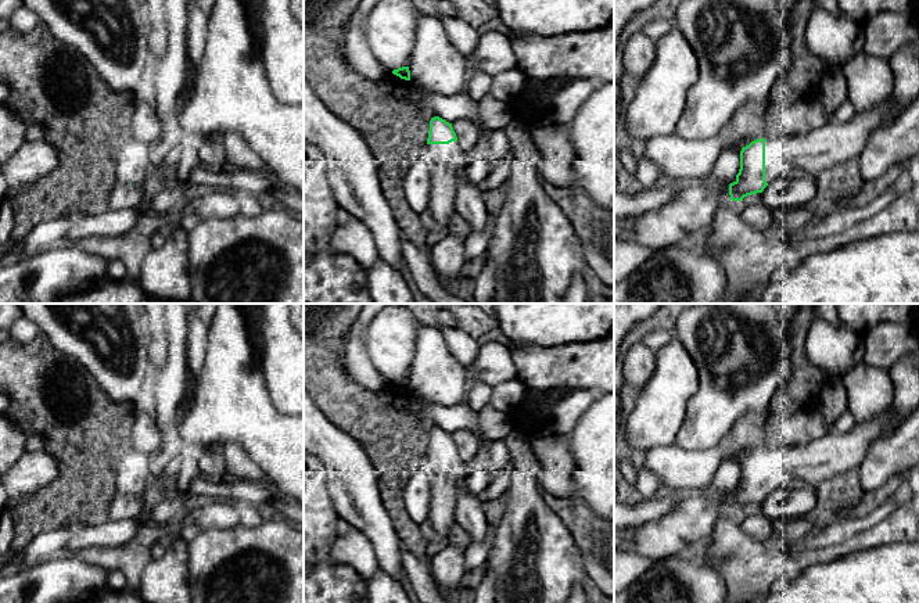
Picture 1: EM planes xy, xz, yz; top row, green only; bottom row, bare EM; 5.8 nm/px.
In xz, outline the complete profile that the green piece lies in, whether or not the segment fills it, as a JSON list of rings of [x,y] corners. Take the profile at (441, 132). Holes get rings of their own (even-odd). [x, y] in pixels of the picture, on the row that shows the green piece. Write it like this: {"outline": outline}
{"outline": [[[439,116],[431,118],[423,159],[430,169],[427,209],[441,227],[452,226],[456,218],[457,180],[464,165],[452,123]]]}

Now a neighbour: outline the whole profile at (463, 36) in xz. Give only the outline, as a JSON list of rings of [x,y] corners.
[[[457,15],[456,17],[445,17],[441,18],[442,25],[446,30],[446,35],[450,43],[463,54],[470,55],[474,53],[480,33],[478,29],[471,26],[470,24],[462,21]]]

